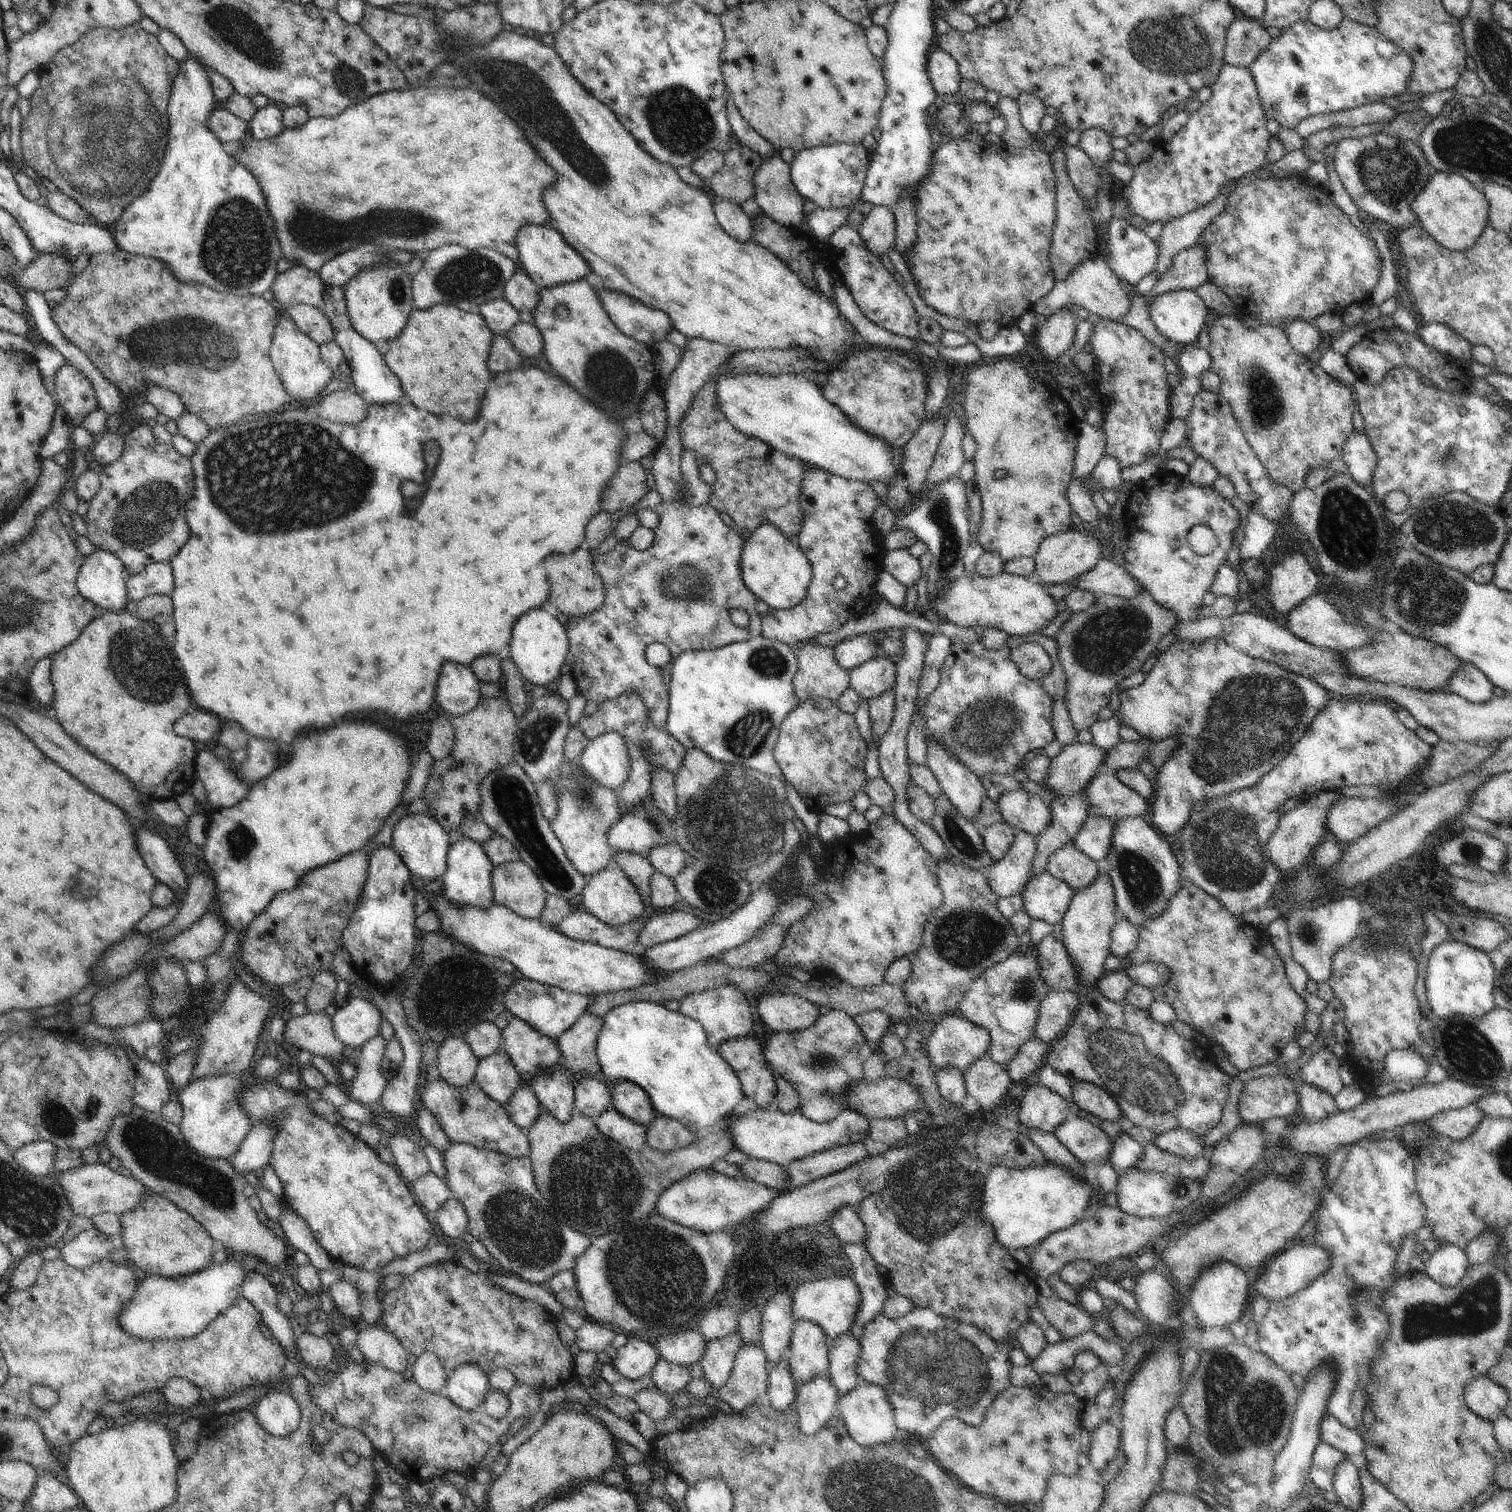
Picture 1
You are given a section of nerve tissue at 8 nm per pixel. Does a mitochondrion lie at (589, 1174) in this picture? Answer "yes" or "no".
yes

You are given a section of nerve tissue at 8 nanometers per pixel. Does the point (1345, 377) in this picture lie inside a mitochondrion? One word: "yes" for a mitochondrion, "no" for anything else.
no

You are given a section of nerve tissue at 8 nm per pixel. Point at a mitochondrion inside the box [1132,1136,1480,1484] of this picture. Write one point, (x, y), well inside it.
(1241, 1413)

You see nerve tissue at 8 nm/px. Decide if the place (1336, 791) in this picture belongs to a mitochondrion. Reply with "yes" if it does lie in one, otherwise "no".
no

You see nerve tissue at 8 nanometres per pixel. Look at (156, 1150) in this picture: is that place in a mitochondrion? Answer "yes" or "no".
yes

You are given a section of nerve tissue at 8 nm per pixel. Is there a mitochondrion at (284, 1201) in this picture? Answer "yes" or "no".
no

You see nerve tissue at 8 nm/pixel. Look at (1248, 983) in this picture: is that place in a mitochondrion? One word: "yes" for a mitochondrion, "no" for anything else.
no

